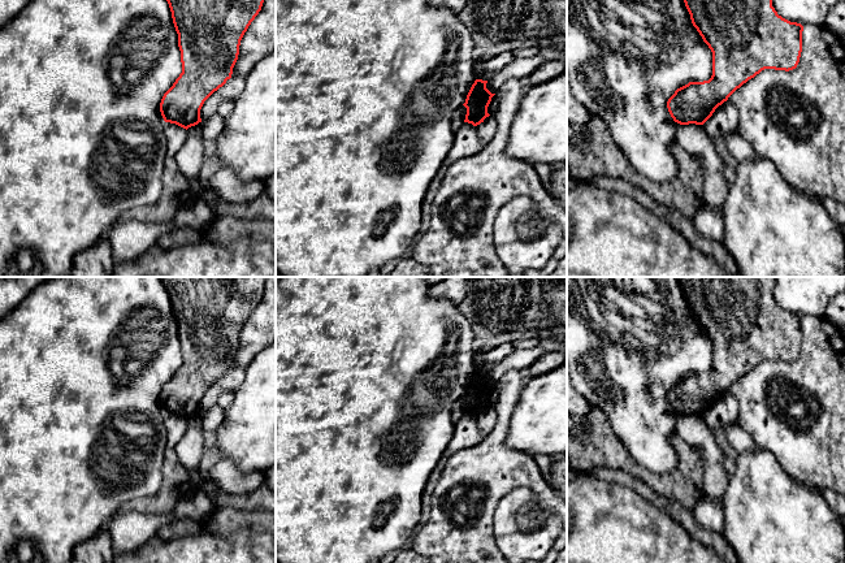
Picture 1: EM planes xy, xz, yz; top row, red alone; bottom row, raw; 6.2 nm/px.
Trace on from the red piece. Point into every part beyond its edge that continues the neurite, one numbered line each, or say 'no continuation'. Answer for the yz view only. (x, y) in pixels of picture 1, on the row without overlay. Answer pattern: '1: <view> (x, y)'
no continuation

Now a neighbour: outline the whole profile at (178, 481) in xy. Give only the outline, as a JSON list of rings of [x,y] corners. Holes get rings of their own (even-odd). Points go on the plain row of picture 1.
[[[166,449],[162,463],[162,482],[153,495],[129,501],[117,515],[124,512],[139,512],[144,515],[165,515],[174,510],[176,504],[199,490],[204,477],[195,469],[187,469],[178,459],[174,449]]]

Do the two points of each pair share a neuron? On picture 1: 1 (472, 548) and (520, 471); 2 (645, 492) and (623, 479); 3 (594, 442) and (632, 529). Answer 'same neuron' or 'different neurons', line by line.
1: same neuron
2: same neuron
3: different neurons

